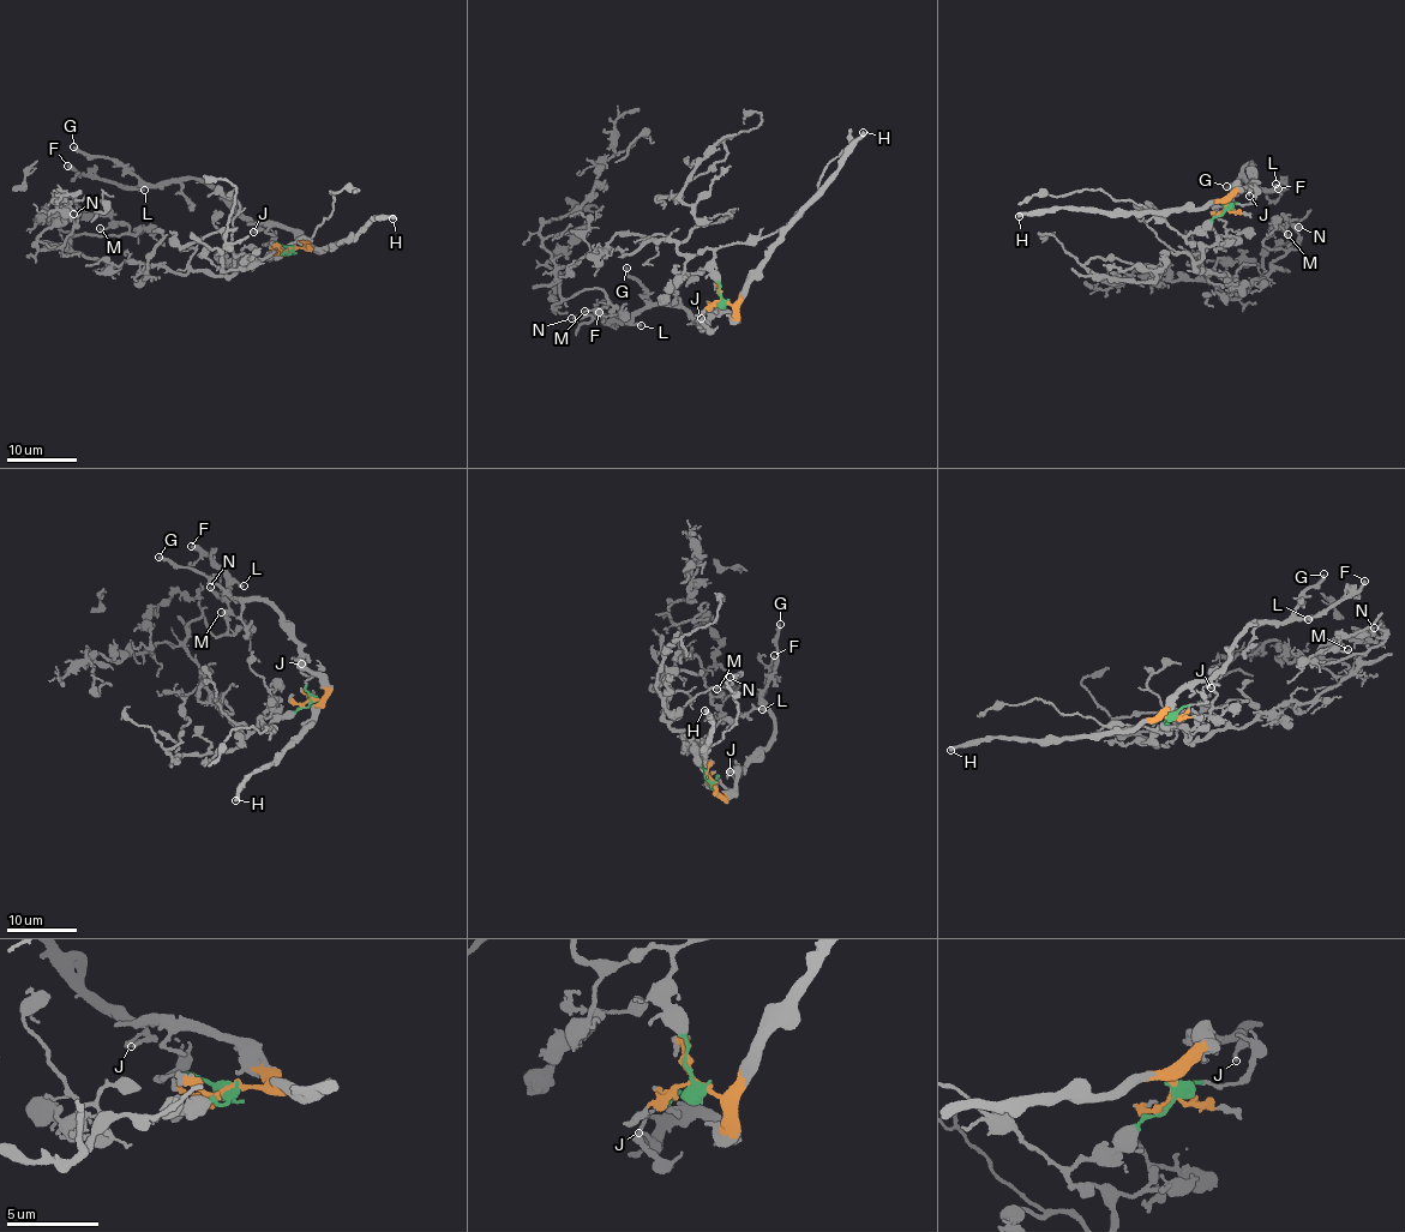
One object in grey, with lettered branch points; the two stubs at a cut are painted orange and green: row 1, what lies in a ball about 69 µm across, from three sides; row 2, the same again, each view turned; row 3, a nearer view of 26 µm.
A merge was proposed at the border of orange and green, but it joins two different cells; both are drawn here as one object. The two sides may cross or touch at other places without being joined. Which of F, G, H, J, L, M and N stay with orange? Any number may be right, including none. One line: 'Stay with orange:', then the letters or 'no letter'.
Stay with orange: F, G, H, J, L

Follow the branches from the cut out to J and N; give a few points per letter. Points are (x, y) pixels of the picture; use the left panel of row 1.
J: (292, 247), (304, 246), (300, 238), (276, 224), (259, 223), (253, 232)
N: (292, 247), (246, 259), (233, 276), (109, 268), (67, 236), (128, 227), (73, 214)

